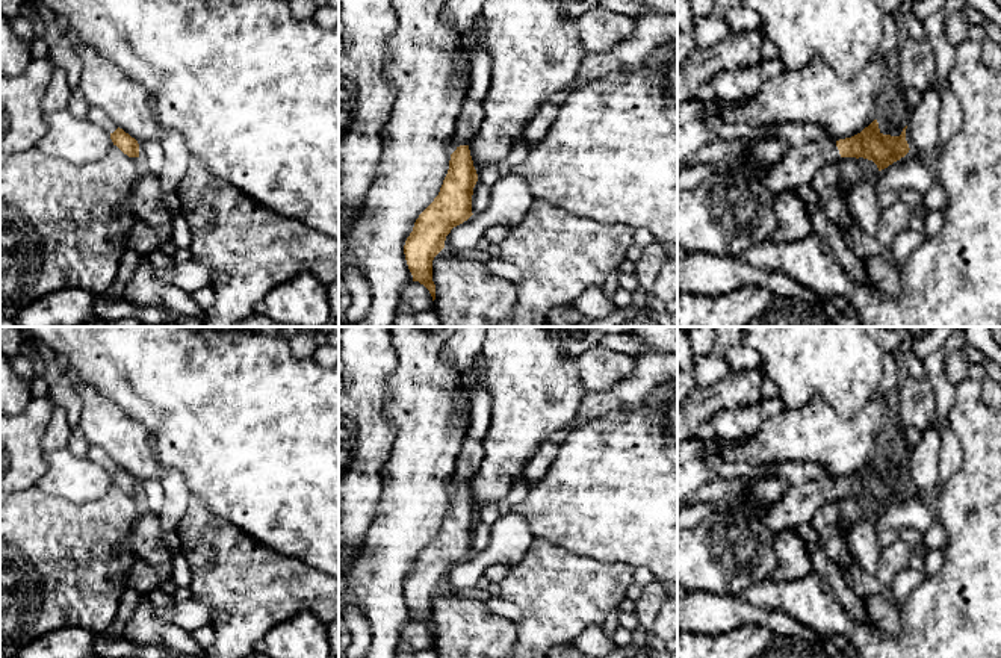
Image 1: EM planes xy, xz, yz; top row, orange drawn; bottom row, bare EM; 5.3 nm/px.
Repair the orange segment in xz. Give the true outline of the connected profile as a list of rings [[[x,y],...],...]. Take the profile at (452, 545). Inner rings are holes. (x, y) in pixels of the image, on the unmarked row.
[[[482,354],[475,357],[472,369],[478,372],[470,392],[472,424],[463,440],[449,483],[449,508],[439,534],[419,554],[404,584],[413,620],[423,623],[429,629],[432,640],[435,638],[432,599],[445,587],[451,569],[473,554],[472,534],[478,513],[469,483],[475,478],[484,458],[482,440],[490,425],[490,393],[485,384],[485,360]]]

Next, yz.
[[[874,458],[860,472],[835,480],[814,461],[786,461],[774,464],[770,473],[735,480],[715,478],[700,486],[693,495],[677,504],[711,504],[721,513],[756,516],[773,532],[810,525],[814,516],[826,504],[841,496],[863,496],[872,499],[879,510],[888,507],[909,492],[906,467],[900,475],[883,473]],[[759,478],[777,478],[785,484],[782,498],[767,510],[753,510],[748,489]]]

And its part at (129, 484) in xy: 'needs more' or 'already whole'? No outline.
needs more

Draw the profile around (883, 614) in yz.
[[[883,594],[871,596],[865,599],[863,604],[871,626],[889,635],[897,635],[901,632],[900,607],[892,604]]]

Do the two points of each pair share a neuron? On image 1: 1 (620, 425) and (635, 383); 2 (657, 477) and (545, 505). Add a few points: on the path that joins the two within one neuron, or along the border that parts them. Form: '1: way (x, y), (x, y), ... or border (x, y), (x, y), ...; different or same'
1: border (655, 389), (634, 409), (613, 409), (591, 419); different
2: way (629, 487), (591, 502), (572, 505); same

